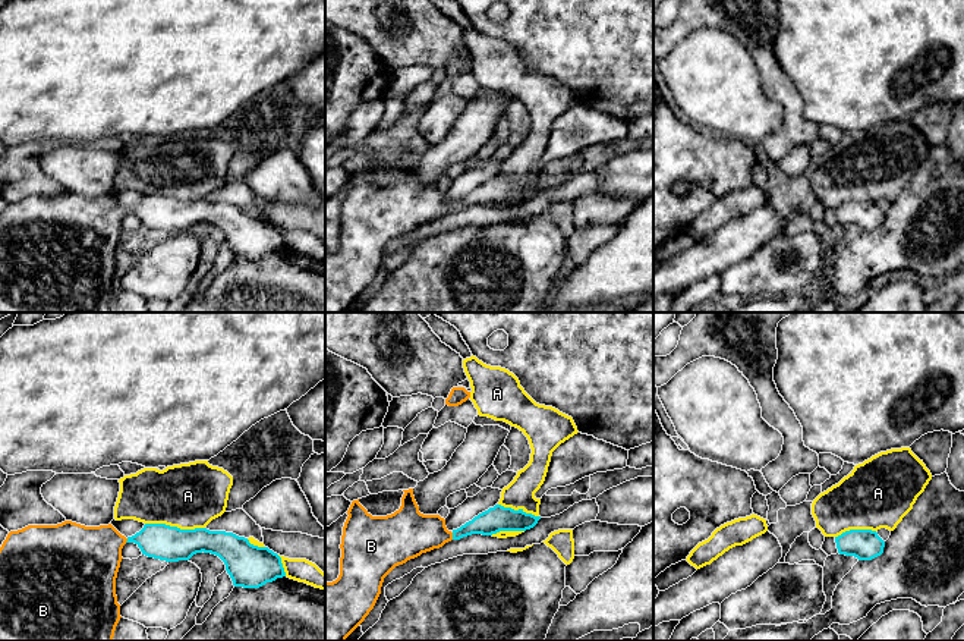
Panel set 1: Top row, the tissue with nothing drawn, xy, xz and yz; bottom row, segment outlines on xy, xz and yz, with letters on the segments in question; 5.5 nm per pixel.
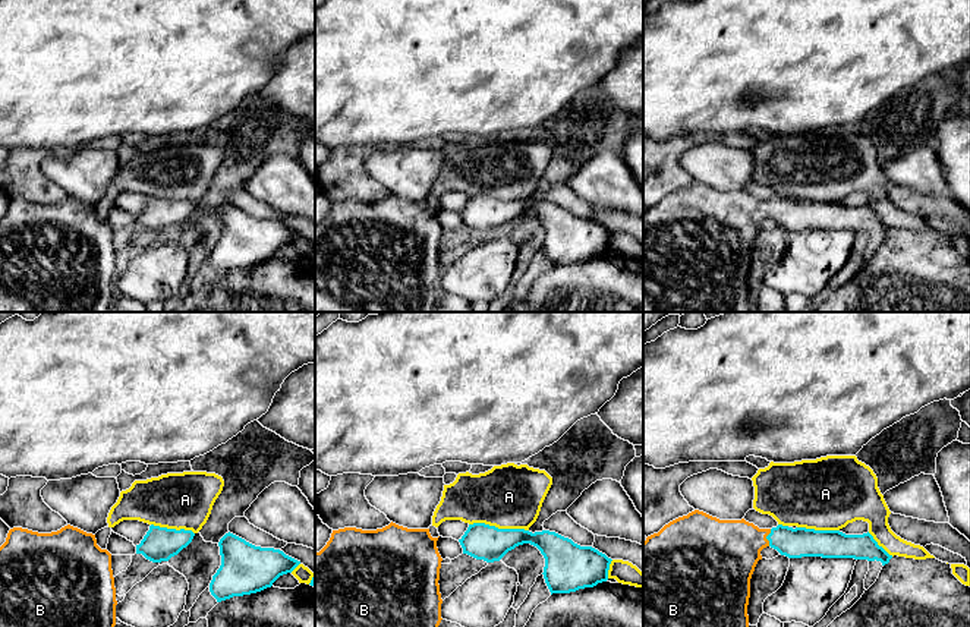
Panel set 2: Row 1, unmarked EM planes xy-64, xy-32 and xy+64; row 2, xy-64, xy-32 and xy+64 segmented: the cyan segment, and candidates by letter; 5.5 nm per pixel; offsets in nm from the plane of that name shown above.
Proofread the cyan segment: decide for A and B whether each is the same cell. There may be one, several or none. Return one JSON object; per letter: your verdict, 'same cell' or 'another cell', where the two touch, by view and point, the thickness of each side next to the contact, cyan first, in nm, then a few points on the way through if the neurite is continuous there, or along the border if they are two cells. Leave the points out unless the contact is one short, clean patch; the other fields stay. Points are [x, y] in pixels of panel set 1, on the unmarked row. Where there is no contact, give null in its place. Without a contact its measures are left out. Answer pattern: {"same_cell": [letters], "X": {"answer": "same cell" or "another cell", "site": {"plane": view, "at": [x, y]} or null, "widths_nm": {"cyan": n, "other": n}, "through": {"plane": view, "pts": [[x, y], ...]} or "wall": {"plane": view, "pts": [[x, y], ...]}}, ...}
{"same_cell": ["B"], "A": {"answer": "another cell", "site": {"plane": "xy", "at": [175, 198]}, "widths_nm": {"cyan": 190, "other": 360}}, "B": {"answer": "same cell", "site": {"plane": "xz", "at": [453, 207]}, "widths_nm": {"cyan": 140, "other": 260}, "through": {"plane": "xz", "pts": [[494, 191], [453, 207], [408, 204]]}}}

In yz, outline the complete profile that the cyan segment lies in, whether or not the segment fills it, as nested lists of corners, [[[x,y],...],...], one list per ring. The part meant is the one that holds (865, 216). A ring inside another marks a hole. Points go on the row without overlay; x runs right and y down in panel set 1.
[[[850,201],[835,208],[839,226],[872,232],[883,224],[885,213],[872,201]]]

